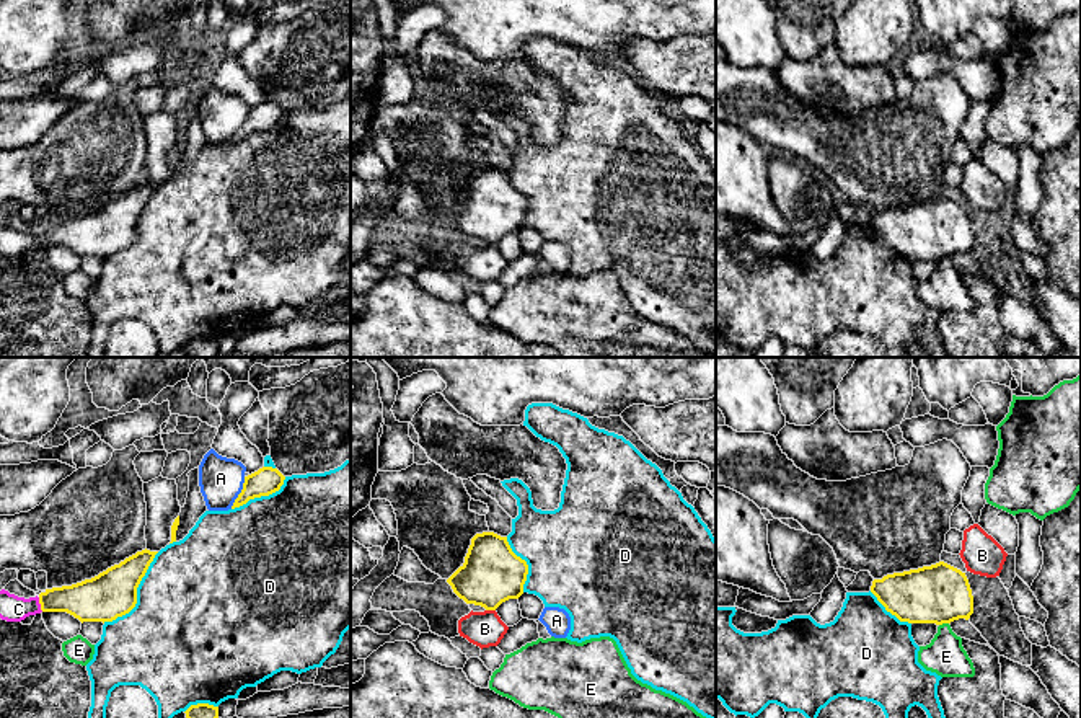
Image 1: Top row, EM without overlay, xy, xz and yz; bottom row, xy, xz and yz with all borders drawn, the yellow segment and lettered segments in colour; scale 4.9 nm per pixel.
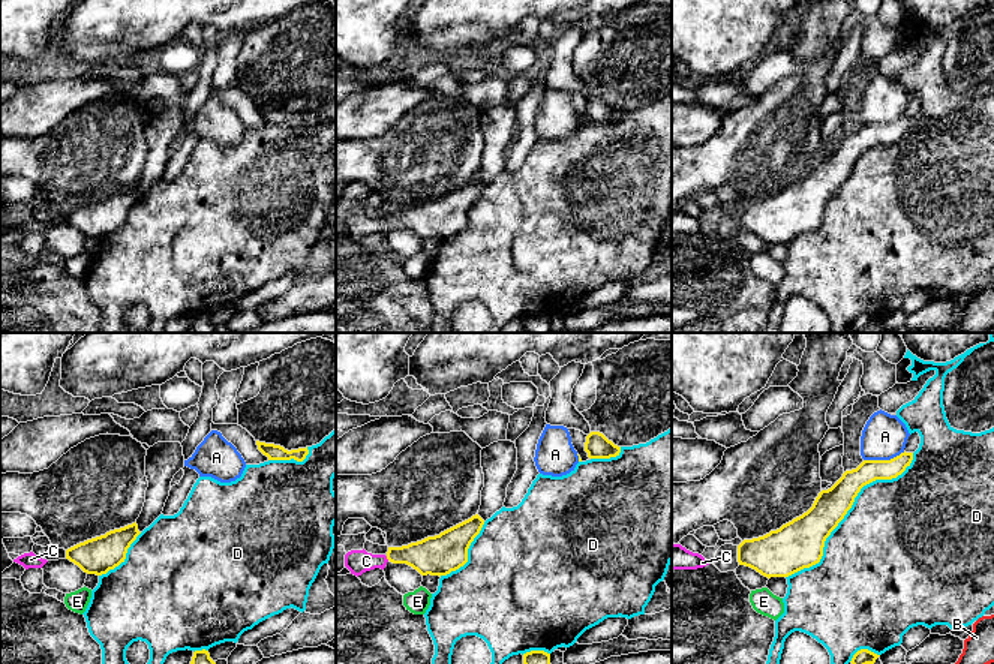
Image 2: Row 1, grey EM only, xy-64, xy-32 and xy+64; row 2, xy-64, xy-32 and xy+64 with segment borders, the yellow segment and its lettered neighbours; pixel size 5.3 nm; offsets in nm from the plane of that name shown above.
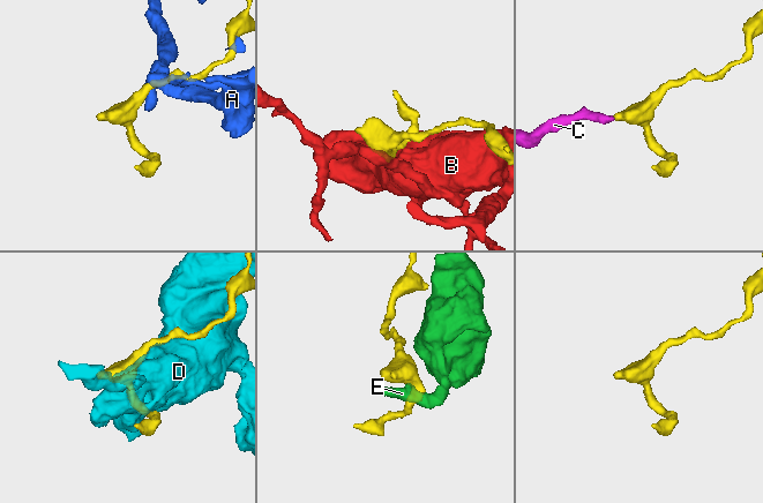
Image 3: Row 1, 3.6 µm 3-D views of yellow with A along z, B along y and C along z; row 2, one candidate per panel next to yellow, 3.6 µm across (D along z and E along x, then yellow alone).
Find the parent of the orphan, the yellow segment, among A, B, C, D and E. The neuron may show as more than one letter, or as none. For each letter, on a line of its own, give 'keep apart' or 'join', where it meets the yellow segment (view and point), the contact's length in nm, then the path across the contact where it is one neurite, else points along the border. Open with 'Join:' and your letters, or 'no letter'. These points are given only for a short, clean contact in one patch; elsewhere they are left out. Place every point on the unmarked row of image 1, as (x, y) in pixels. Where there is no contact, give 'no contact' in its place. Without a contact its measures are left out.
Join: C
A: keep apart; contact xy (240, 128); length 180 nm; border xy (245, 111), (243, 123), (230, 142)
B: keep apart; contact xz (491, 243); length 50 nm; border xz (486, 243), (494, 245)
C: join; contact xy (39, 237); length 80 nm; way xy (88, 235), (39, 237), (26, 242), (12, 242)
D: keep apart; contact xy (136, 229); length 440 nm
E: keep apart; contact yz (943, 257); length 50 nm; border yz (948, 257), (939, 260)

